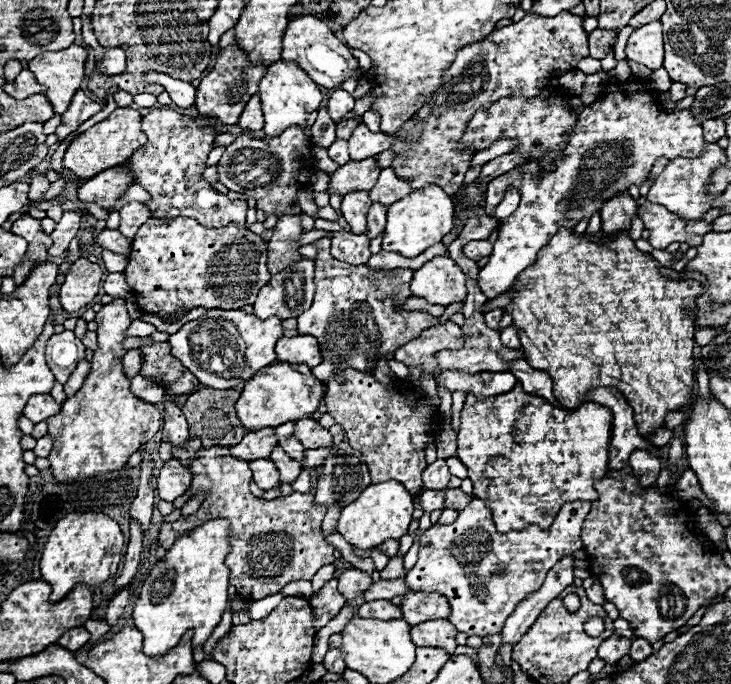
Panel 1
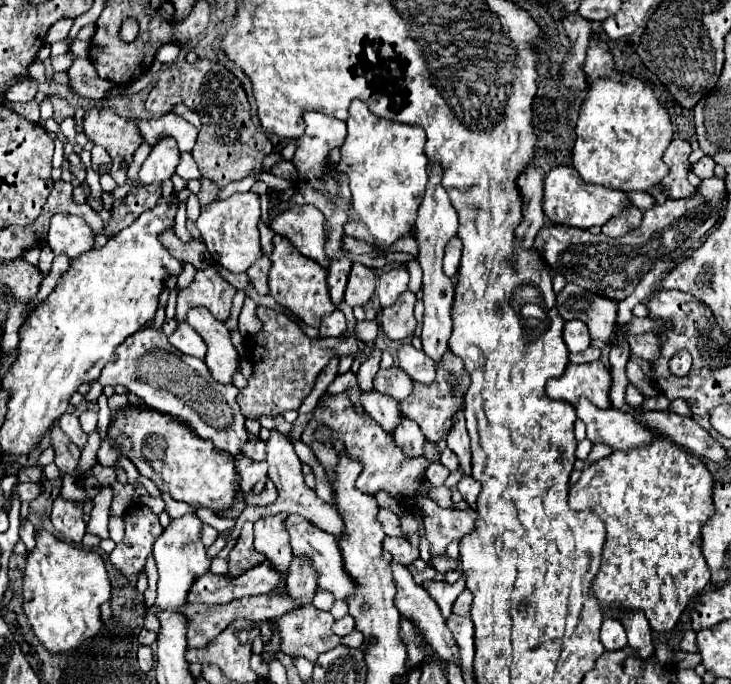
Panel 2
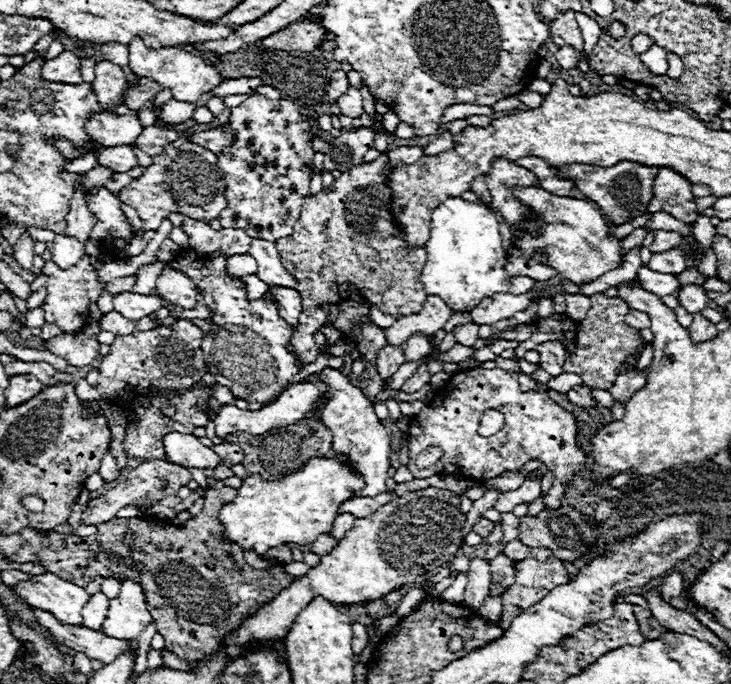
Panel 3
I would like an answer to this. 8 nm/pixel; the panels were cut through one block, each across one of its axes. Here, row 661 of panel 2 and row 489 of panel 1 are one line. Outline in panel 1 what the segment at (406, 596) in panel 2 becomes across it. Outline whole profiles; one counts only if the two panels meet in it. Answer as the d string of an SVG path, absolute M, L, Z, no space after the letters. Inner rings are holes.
M446 488L444 490L444 508L452 508L452 510L462 510L462 506L466 506L466 502L470 502L472 496L466 496L460 488Z

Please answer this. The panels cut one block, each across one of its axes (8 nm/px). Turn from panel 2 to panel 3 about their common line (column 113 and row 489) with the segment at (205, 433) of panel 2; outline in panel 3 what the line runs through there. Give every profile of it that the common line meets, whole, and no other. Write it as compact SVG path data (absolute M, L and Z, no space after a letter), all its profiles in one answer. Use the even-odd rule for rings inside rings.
M324 368L324 380L330 384L332 398L326 406L316 412L316 420L322 420L334 436L332 448L336 454L344 454L350 458L354 468L362 474L366 486L362 488L362 496L378 496L386 492L386 476L390 468L390 430L380 424L374 414L374 404L360 392L360 388L352 386L340 370Z

